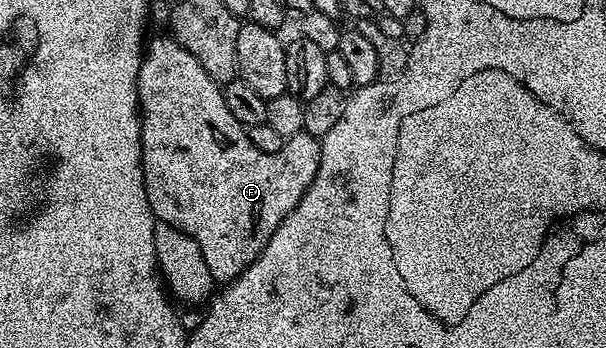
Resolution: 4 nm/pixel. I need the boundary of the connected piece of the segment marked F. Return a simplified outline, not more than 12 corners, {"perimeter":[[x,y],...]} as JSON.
{"perimeter":[[172,36],[137,77],[156,221],[228,284],[315,180],[302,132],[259,152]]}

